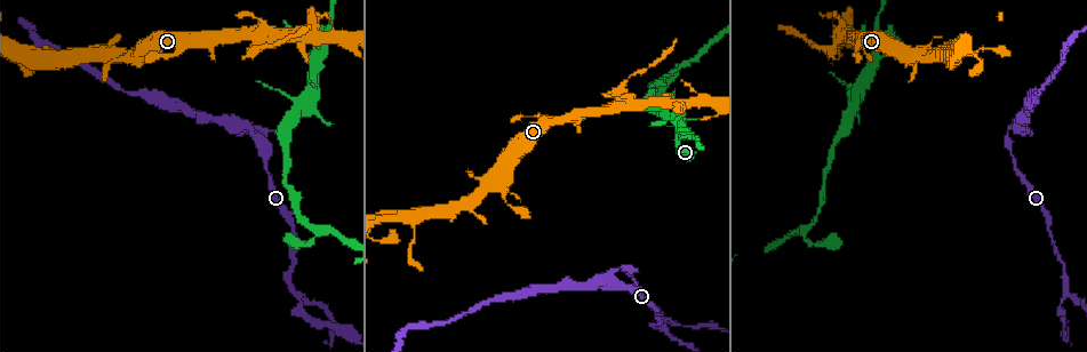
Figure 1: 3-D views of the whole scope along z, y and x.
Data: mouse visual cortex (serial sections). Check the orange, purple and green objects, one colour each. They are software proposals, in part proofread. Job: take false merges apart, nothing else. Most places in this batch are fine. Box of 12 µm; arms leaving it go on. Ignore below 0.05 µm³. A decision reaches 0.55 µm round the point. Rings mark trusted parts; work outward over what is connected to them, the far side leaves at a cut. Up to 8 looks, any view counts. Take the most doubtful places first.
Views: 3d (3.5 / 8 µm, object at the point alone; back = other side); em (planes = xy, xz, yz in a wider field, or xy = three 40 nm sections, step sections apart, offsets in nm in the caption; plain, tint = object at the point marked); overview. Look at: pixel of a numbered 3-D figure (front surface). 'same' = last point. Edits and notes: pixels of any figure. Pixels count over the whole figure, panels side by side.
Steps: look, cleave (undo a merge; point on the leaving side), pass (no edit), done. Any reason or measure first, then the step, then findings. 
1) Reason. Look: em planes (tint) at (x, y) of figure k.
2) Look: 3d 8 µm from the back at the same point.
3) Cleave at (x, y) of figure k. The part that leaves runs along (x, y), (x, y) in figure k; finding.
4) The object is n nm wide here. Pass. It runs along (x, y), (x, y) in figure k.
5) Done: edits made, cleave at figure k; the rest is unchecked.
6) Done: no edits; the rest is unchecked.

Two arms in line, one across. Look: 3d 8 µm at (296, 293) of figure 1.

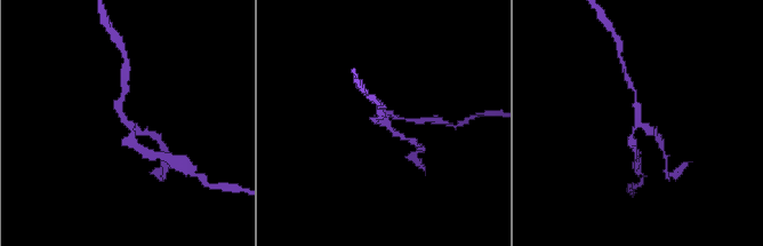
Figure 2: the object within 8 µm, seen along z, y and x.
Look: 3d 3.5 µm at (384, 120) of figure 2.

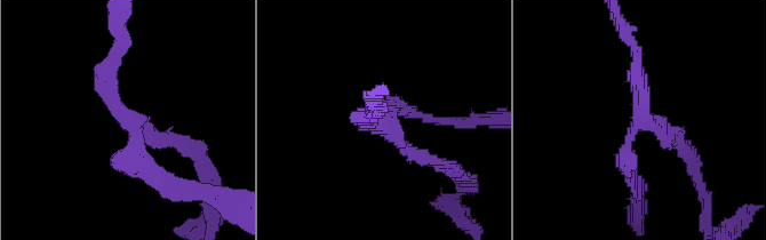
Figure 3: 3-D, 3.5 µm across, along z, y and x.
3 arms meet here; the arms are 150, 150, 250 nm wide. Look: em xy step 5 (tint) at (381, 122) of figure 3.

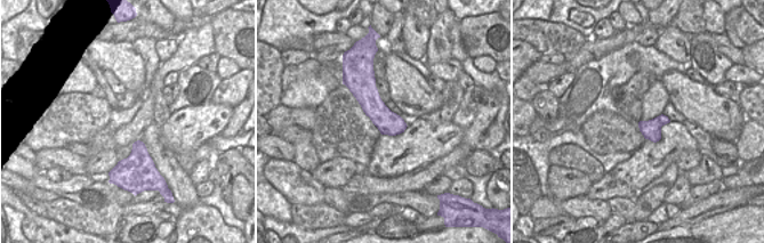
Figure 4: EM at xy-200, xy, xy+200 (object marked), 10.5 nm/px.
Pass. It runs along (116, 48), (112, 104), (158, 178) in figure 3; continuous, no second cell.

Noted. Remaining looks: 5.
Three arms meet. Look: em xy step 3 (tint) at (679, 136) of figure 1.

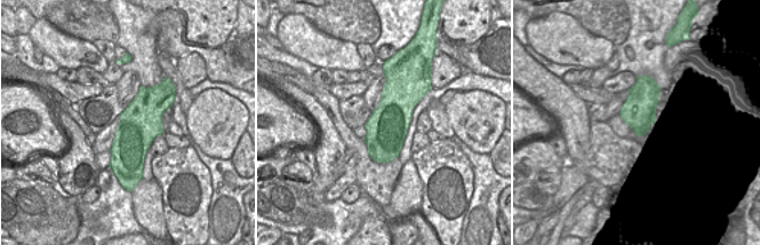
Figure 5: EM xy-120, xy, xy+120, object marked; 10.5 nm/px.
Look: 3d 3.5 µm at the same point.

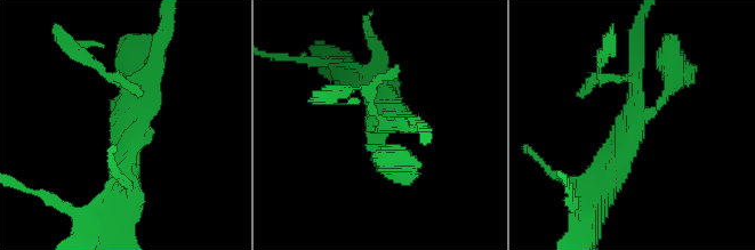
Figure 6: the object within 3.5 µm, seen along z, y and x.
Pass. It runs along (674, 74), (597, 198) in figure 6; all the same cell.

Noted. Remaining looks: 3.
Thick turns thin. Look: 3d 8 µm at (509, 204) of figure 1.

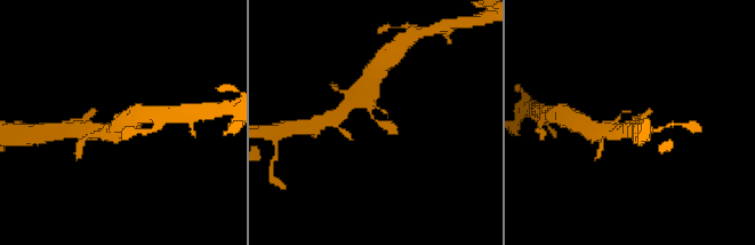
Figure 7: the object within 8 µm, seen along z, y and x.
Look: 3d 3.5 µm at (375, 119) of figure 7.

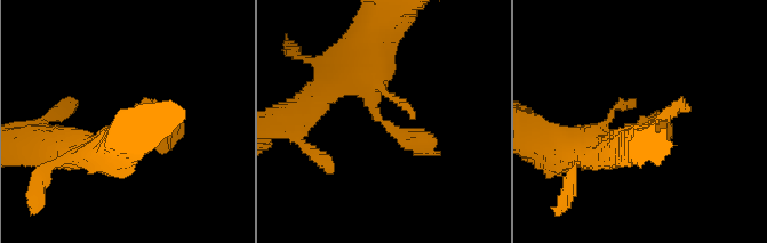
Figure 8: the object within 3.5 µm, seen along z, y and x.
Pass. It runs along (359, 56), (376, 118), (440, 153) in figure 8; all the same cell.

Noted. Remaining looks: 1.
Done: no edits; the rest is unchecked.

